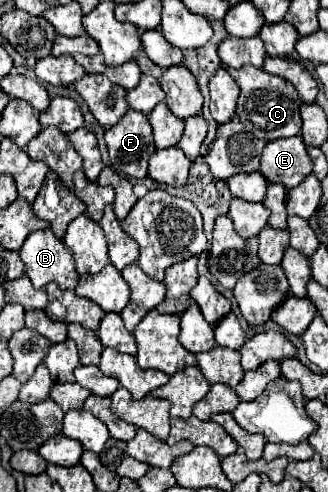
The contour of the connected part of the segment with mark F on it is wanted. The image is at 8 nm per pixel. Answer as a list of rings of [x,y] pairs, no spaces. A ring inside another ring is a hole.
[[[127,110],[127,114],[105,132],[105,142],[117,174],[131,178],[147,176],[147,164],[155,152],[155,144],[145,114]]]

